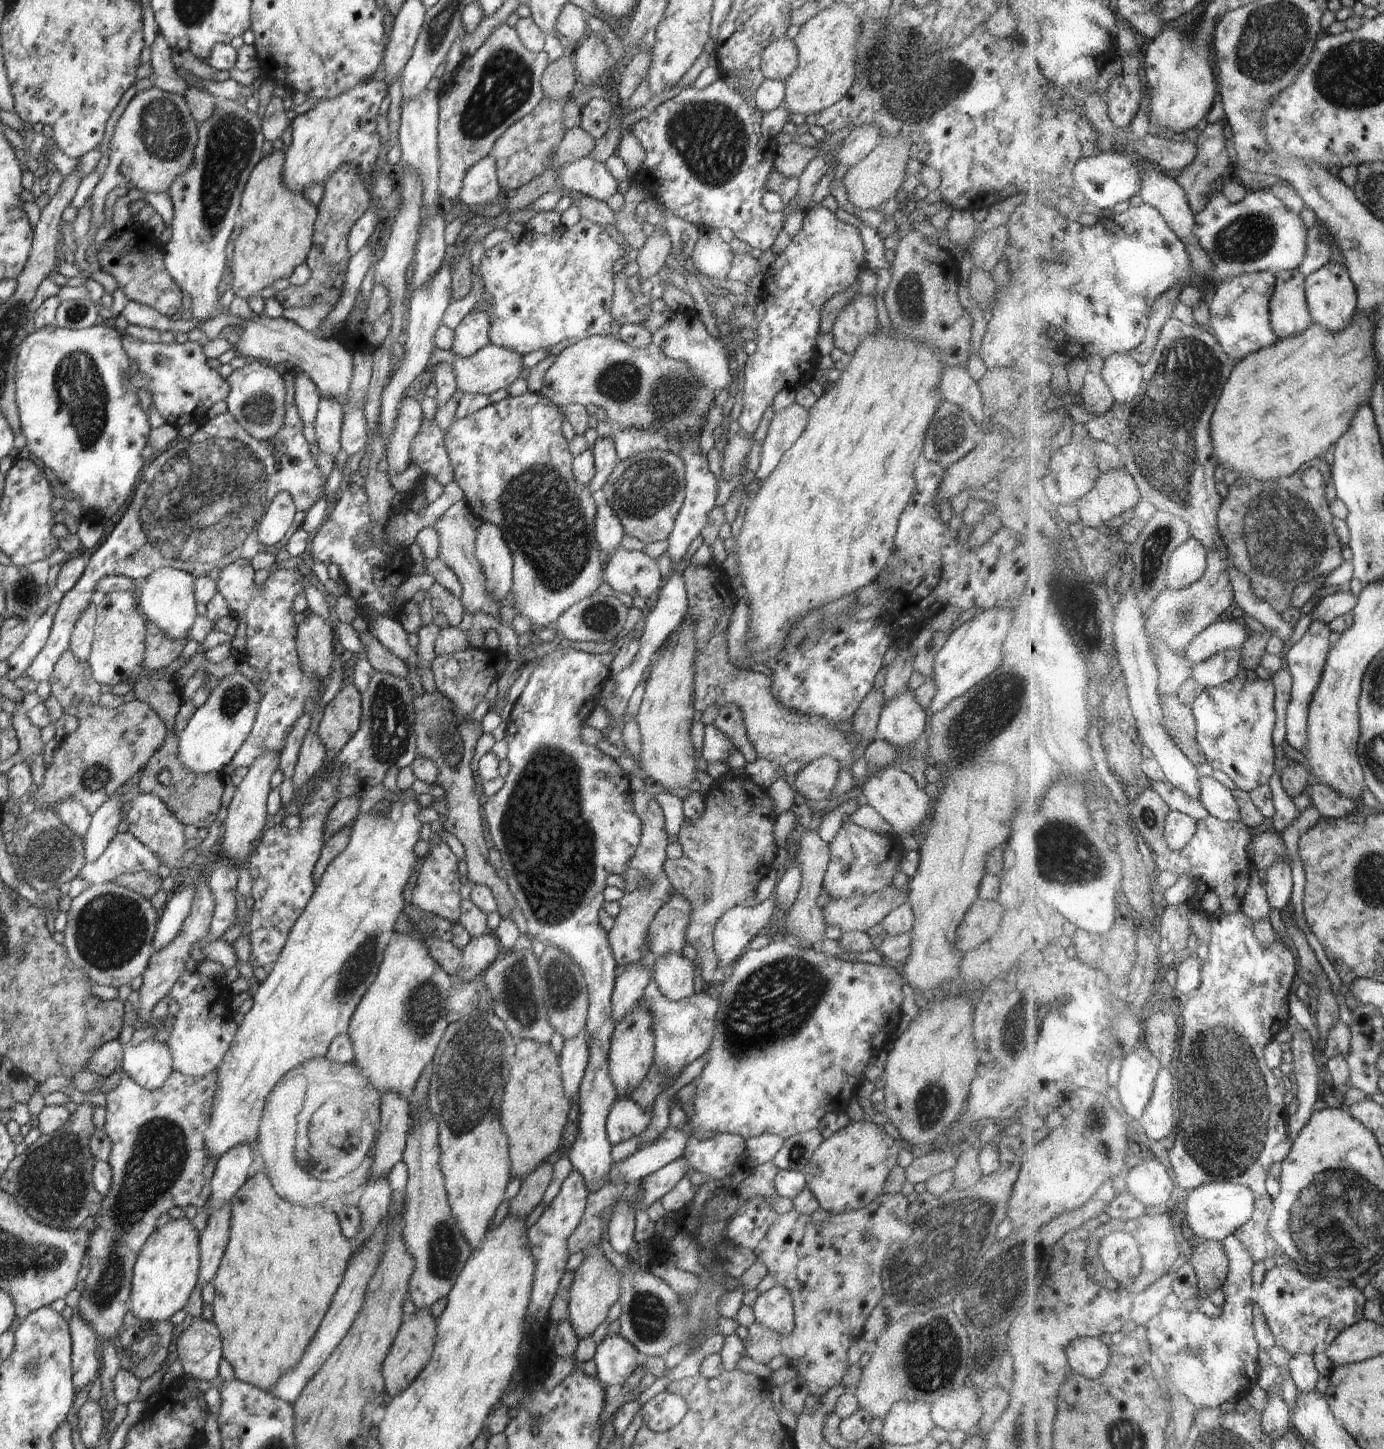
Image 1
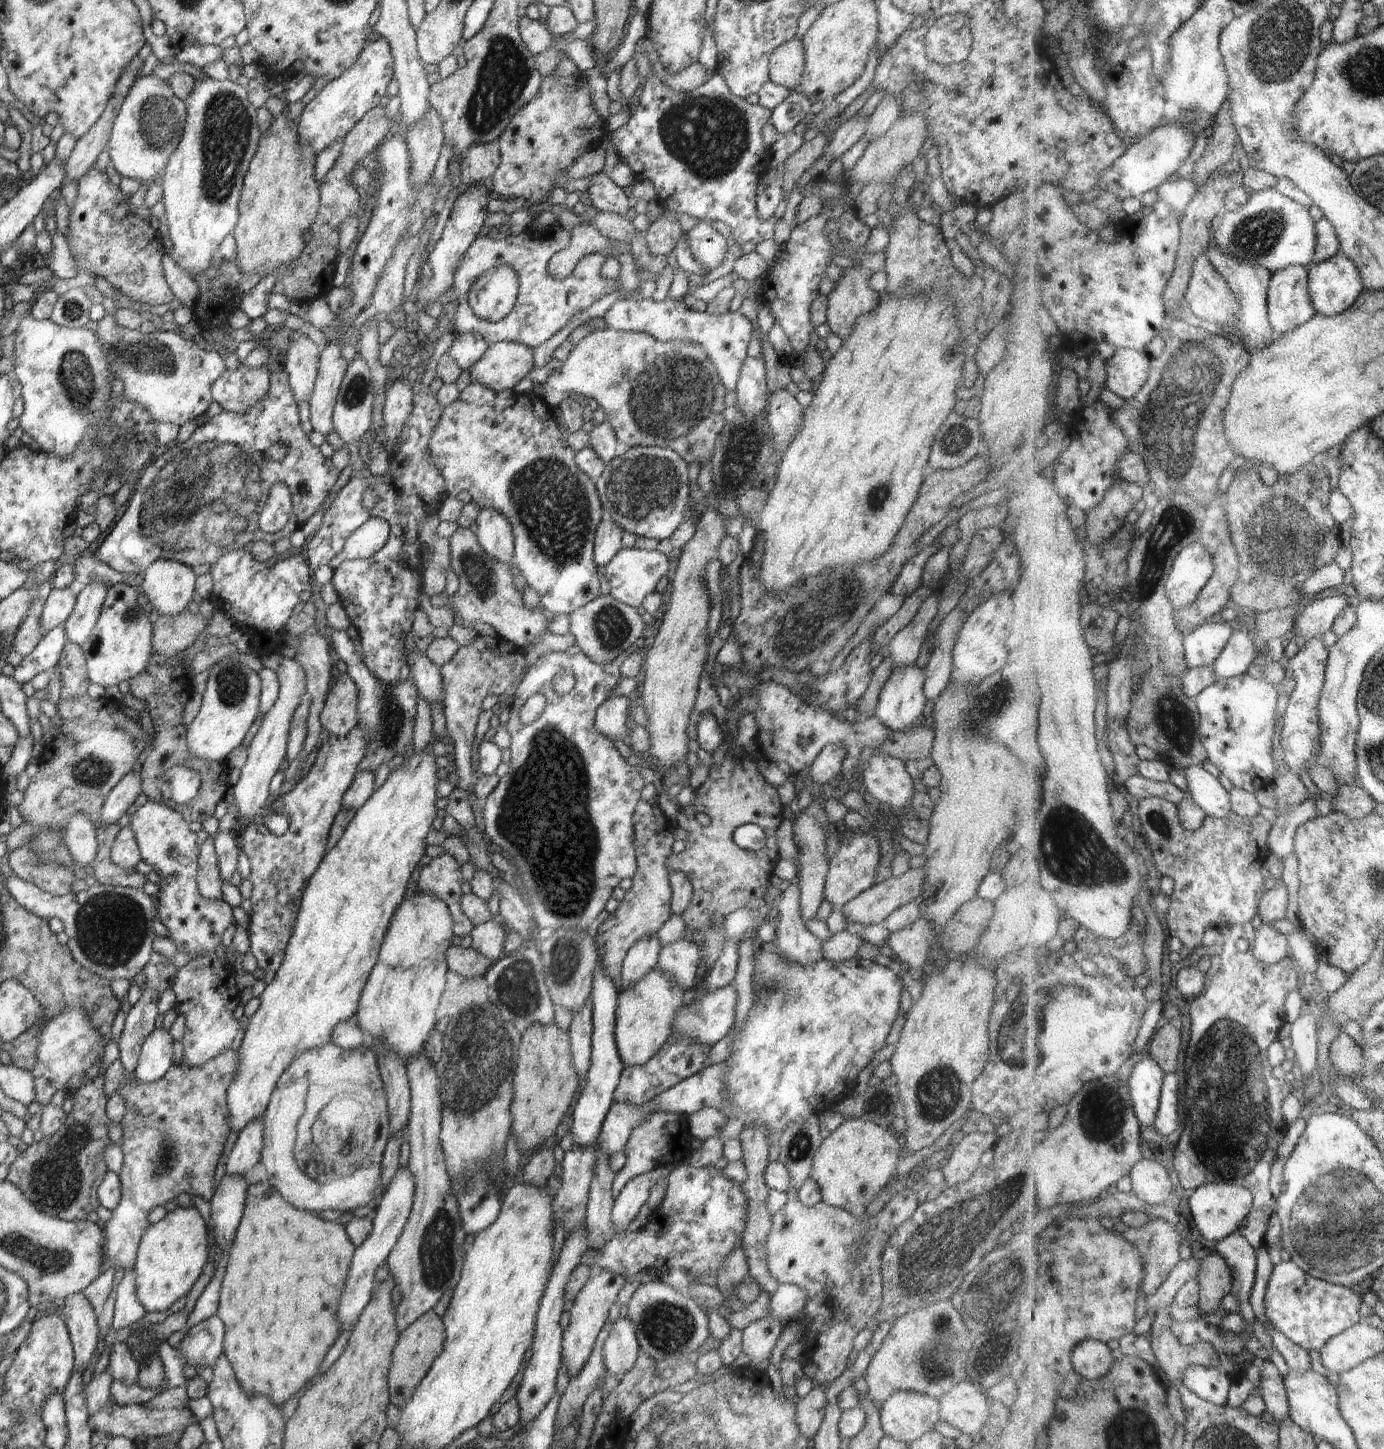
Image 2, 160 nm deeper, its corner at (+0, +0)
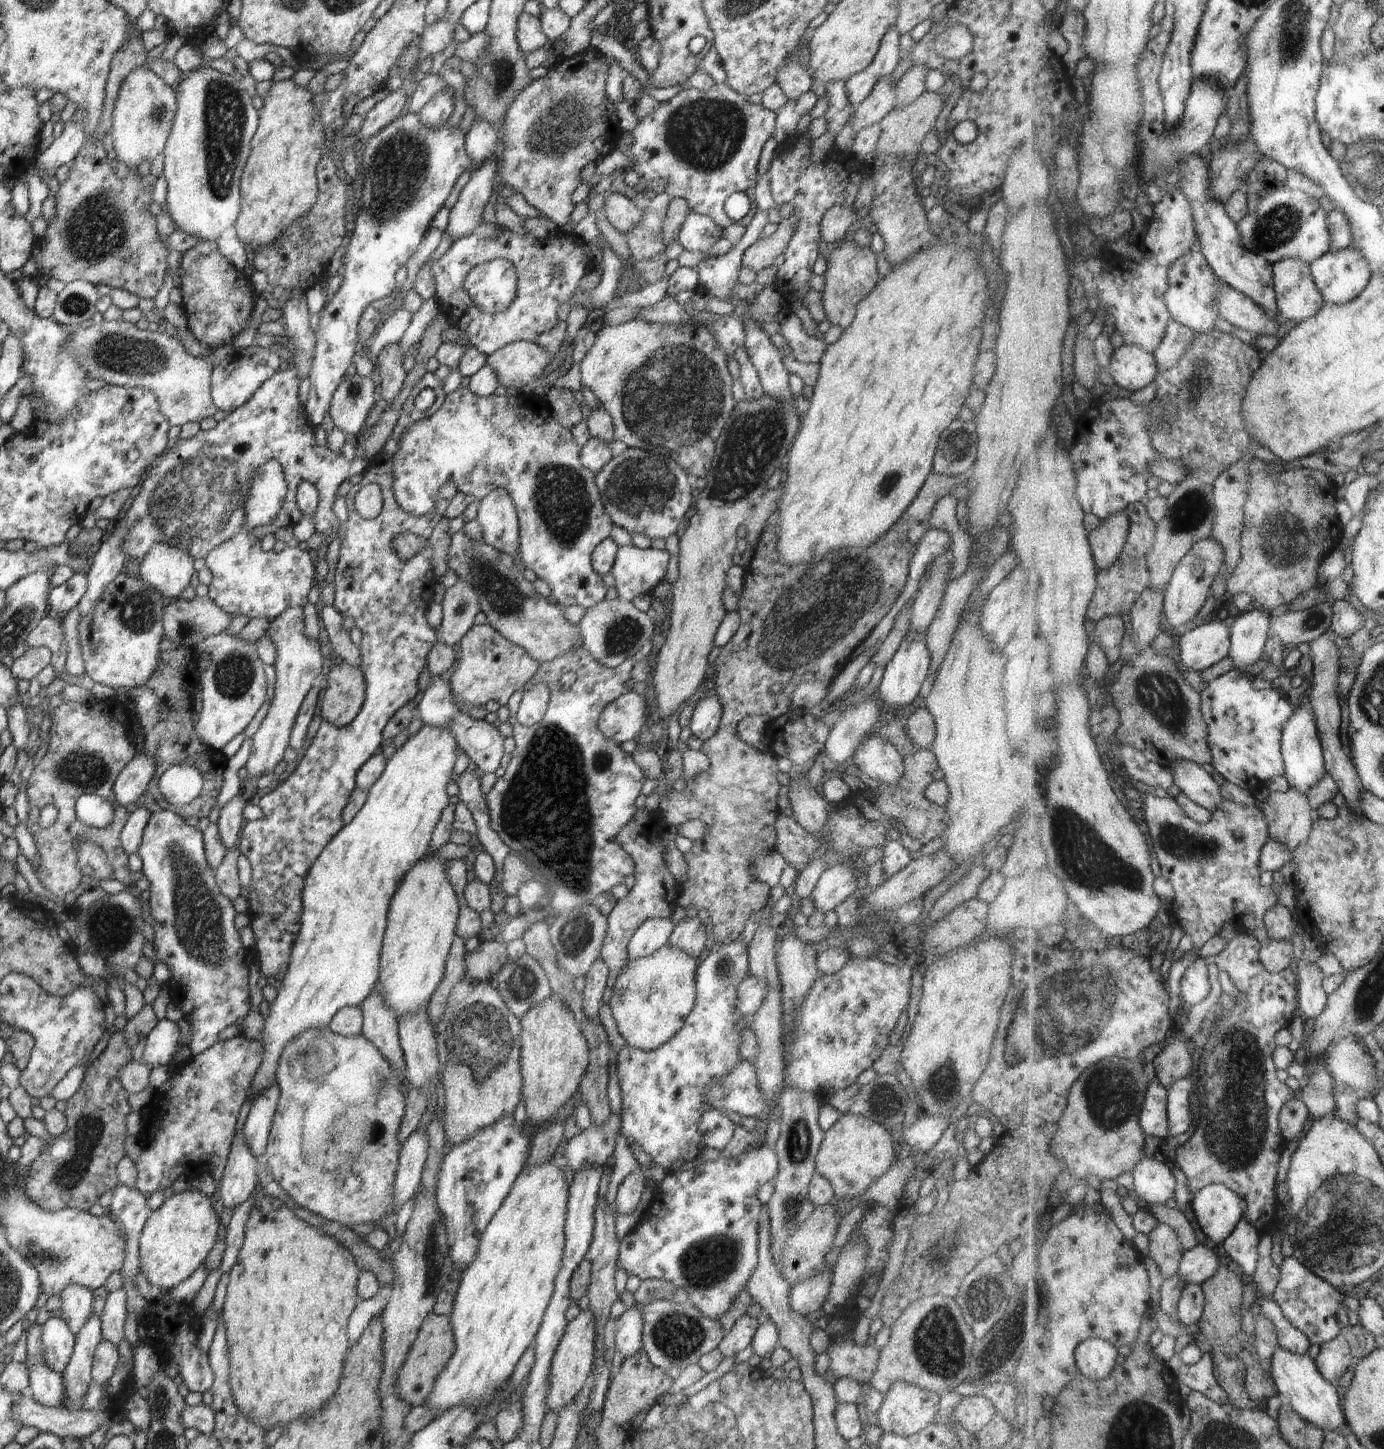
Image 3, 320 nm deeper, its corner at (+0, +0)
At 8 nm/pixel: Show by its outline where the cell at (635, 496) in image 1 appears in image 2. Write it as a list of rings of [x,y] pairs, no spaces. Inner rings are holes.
[[[635,446],[620,456],[615,456],[605,467],[603,473],[594,480],[603,512],[612,516],[616,525],[636,536],[664,540],[676,532],[684,521],[684,510],[689,508],[690,486],[688,481],[689,464],[684,462],[672,449],[662,447]]]

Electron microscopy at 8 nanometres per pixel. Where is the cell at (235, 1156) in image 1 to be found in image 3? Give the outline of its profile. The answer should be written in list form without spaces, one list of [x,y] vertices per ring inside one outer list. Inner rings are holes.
[[[277,1083],[262,1089],[252,1101],[246,1122],[244,1122],[243,1135],[257,1158],[265,1154],[279,1096],[280,1089]]]

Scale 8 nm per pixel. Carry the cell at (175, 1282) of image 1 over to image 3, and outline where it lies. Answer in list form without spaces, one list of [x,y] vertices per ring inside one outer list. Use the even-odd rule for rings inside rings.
[[[199,1190],[174,1193],[153,1210],[139,1236],[140,1271],[147,1281],[162,1291],[174,1289],[205,1262],[217,1241],[219,1208]]]

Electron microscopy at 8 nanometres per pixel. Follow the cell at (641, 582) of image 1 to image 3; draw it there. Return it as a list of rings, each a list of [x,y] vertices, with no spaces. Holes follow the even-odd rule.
[[[632,544],[619,547],[611,570],[619,598],[625,601],[633,601],[636,596],[642,596],[642,594],[651,595],[654,588],[666,576],[666,566],[668,566],[670,555],[666,549],[660,550],[652,547],[641,549]]]

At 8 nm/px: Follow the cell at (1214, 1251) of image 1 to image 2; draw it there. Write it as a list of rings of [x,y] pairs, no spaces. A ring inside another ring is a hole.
[[[1218,1251],[1203,1260],[1199,1276],[1201,1301],[1199,1308],[1206,1314],[1214,1314],[1223,1308],[1223,1300],[1235,1288],[1235,1276],[1228,1261]]]

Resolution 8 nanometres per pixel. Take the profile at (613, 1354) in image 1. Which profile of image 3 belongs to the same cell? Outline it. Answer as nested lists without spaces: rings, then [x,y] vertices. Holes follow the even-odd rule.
[[[632,1305],[616,1321],[615,1345],[628,1358],[643,1348],[643,1318],[639,1306]]]

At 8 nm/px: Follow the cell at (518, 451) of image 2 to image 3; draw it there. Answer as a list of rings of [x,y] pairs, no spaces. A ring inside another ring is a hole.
[[[458,387],[454,392],[446,394],[442,406],[431,417],[424,417],[412,424],[406,432],[403,432],[399,447],[395,452],[388,454],[392,457],[392,492],[400,508],[403,508],[410,516],[421,517],[434,508],[441,486],[450,481],[457,486],[457,490],[463,495],[472,494],[472,496],[480,500],[494,489],[508,491],[516,507],[519,520],[519,554],[522,560],[522,567],[532,569],[537,578],[541,578],[549,584],[552,594],[551,599],[563,609],[572,605],[580,605],[589,609],[601,600],[604,600],[604,596],[606,596],[607,587],[604,585],[604,581],[602,581],[602,576],[592,568],[591,554],[597,544],[600,544],[606,537],[610,537],[613,522],[604,510],[599,490],[595,483],[595,473],[588,470],[581,463],[579,455],[581,446],[574,440],[571,429],[567,429],[557,420],[554,420],[550,407],[545,400],[546,396],[535,395],[530,390],[524,390],[519,395],[510,397],[506,395],[497,396],[495,394],[489,397],[481,397],[474,394],[468,387]]]

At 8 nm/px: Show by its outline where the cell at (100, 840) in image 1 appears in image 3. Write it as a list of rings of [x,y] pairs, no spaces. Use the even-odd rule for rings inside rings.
[[[144,751],[136,756],[119,772],[113,791],[118,804],[129,805],[146,793],[155,769],[155,758]]]

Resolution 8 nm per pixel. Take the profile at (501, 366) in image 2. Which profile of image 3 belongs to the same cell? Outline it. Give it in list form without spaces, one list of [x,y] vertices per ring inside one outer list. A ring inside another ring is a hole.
[[[518,341],[488,355],[486,365],[494,369],[500,385],[524,391],[544,374],[551,361],[546,349],[536,342]]]

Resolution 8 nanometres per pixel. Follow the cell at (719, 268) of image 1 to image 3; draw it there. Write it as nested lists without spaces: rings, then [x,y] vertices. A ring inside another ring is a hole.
[[[690,211],[678,233],[678,242],[684,249],[700,250],[708,254],[712,246],[722,238],[722,229],[707,216]]]

